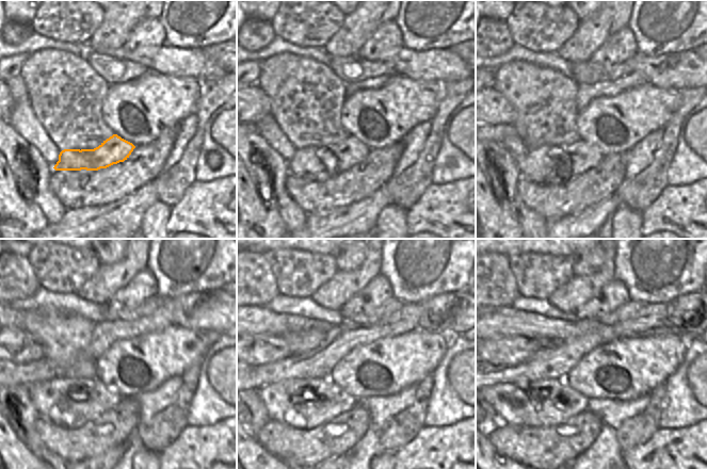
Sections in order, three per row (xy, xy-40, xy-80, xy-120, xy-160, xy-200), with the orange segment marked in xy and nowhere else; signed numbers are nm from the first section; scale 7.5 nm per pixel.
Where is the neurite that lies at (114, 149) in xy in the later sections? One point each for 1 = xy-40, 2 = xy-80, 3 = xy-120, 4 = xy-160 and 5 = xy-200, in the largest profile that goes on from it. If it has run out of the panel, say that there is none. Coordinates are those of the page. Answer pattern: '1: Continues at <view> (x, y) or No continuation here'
1: Continues at xy-40 (342, 156)
2: Continues at xy-80 (548, 163)
3: Continues at xy-120 (71, 403)
4: Continues at xy-160 (306, 403)
5: Continues at xy-200 (547, 402).

